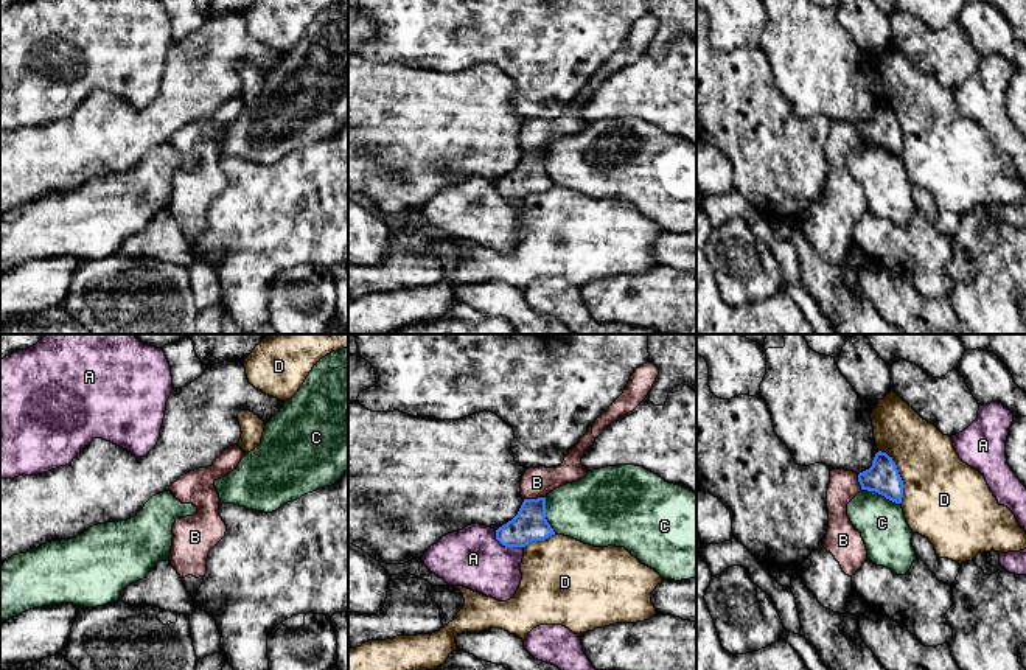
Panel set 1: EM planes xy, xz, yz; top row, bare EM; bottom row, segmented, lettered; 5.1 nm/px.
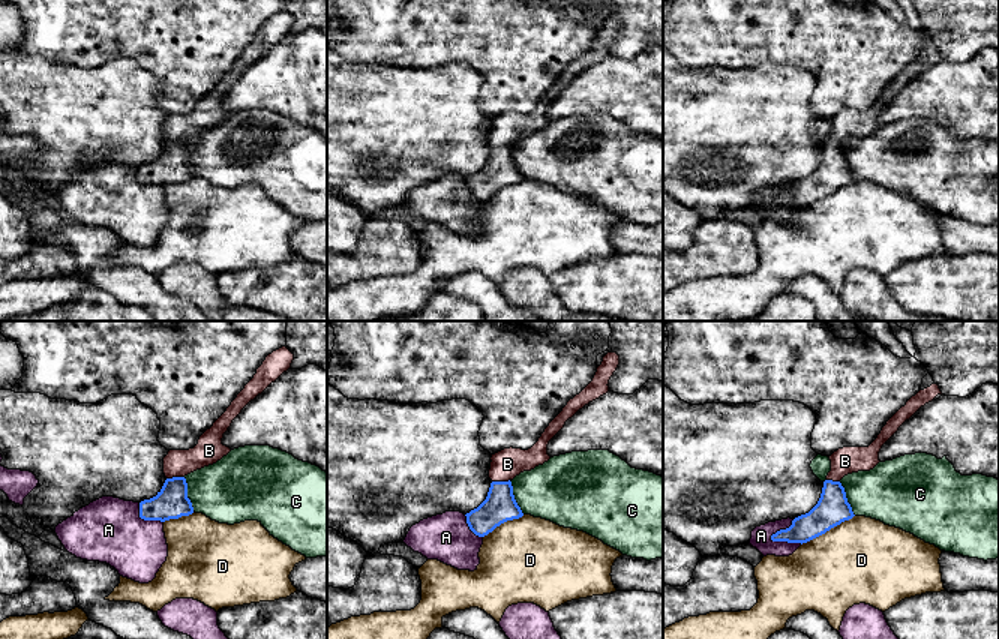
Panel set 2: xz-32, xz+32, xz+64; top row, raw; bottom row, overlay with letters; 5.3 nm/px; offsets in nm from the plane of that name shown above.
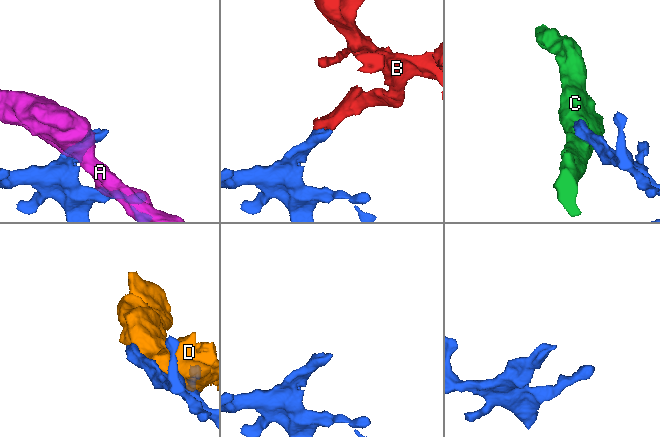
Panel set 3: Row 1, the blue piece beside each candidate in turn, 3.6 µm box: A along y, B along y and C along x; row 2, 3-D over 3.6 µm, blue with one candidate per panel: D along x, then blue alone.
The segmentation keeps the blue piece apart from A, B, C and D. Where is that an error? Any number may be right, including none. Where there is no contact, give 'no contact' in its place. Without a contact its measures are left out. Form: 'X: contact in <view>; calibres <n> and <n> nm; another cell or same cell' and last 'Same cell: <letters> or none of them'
A: contact in xz; calibres 170 and 300 nm; another cell
B: contact in xz; calibres 170 and 160 nm; same cell
C: contact in yz; calibres 170 and 240 nm; another cell
D: contact in yz; calibres 170 and 420 nm; another cell
Same cell: B

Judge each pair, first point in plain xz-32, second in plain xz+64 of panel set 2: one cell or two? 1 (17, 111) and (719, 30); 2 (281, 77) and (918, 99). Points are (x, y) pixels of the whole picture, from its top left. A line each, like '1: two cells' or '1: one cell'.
1: two cells
2: one cell

